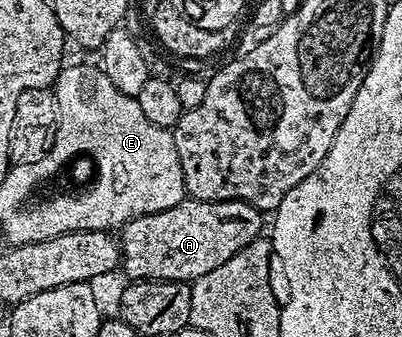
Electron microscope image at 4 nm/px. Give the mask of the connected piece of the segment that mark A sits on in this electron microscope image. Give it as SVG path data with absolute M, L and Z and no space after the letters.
M184 200L164 212L145 214L127 222L120 230L121 273L127 274L130 280L147 282L188 282L194 283L200 276L220 268L224 260L232 260L240 248L252 244L263 233L263 215L254 206L246 202L199 202Z

